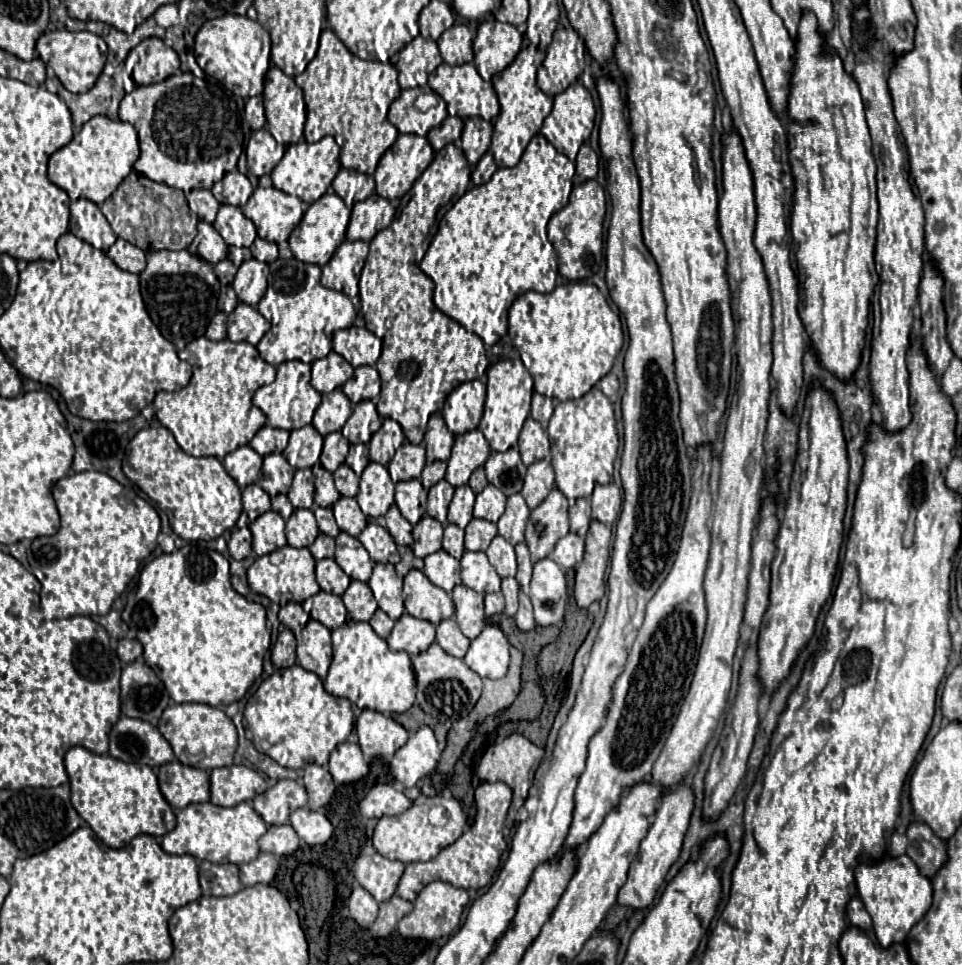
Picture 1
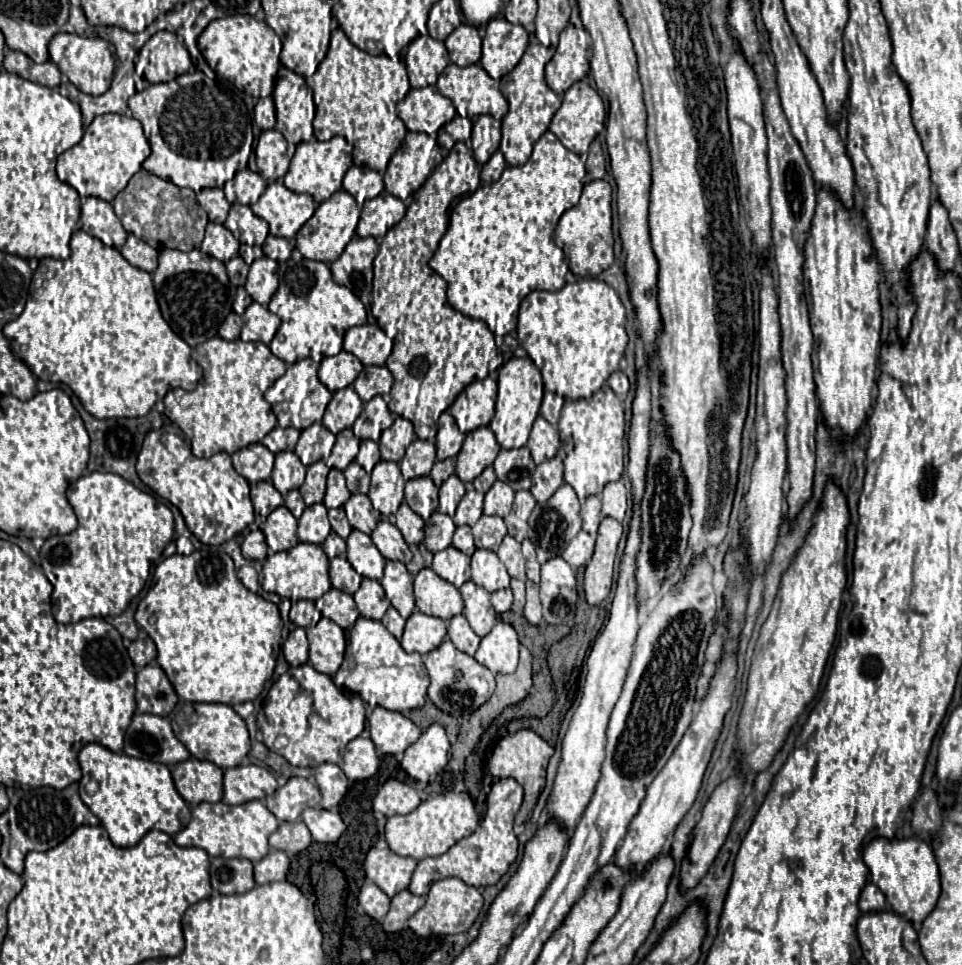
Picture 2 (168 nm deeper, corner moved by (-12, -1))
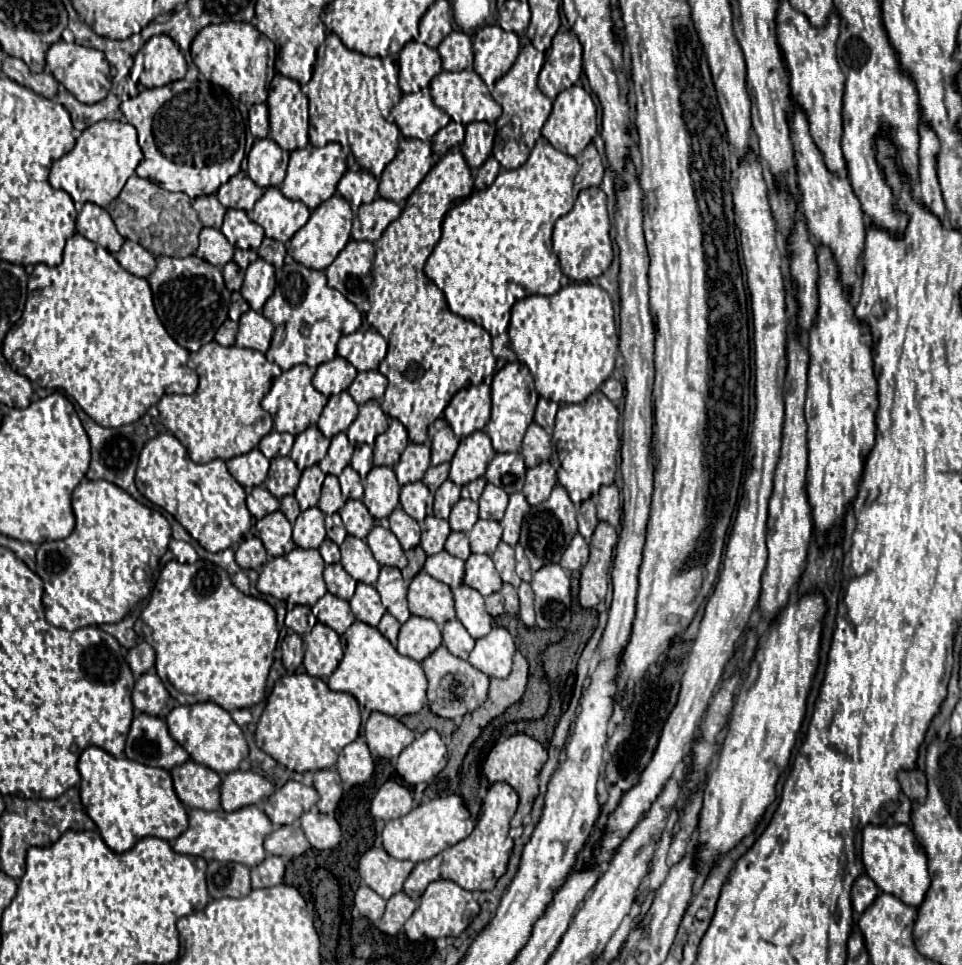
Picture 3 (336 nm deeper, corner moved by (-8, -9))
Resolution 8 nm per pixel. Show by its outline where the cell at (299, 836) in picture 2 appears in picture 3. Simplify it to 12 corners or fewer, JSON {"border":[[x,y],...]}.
{"border":[[280,826],[264,840],[268,854],[284,860],[310,848],[302,828]]}

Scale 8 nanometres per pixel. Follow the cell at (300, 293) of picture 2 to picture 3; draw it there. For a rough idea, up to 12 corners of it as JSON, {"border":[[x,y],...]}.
{"border":[[298,262],[276,270],[266,358],[316,368],[356,332],[358,308]]}

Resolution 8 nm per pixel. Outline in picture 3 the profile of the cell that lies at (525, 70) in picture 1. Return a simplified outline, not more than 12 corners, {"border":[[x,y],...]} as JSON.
{"border":[[526,44],[496,82],[494,158],[526,162],[552,100],[538,90],[545,55]]}

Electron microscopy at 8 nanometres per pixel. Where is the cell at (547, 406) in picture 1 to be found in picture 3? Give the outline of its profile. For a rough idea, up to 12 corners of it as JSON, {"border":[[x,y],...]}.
{"border":[[538,400],[534,422],[552,432],[556,402]]}

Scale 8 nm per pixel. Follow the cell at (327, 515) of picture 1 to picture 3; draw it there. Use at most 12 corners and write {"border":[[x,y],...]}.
{"border":[[338,514],[326,516],[328,538],[342,544],[348,534]]}

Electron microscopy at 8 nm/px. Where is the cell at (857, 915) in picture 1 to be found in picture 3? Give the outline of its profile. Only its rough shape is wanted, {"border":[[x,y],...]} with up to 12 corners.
{"border":[[866,874],[852,886],[852,906],[862,914],[880,890]]}

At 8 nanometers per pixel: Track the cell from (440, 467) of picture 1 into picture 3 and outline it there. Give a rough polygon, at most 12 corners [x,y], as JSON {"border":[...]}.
{"border":[[450,464],[430,466],[422,482],[436,492],[448,480]]}

